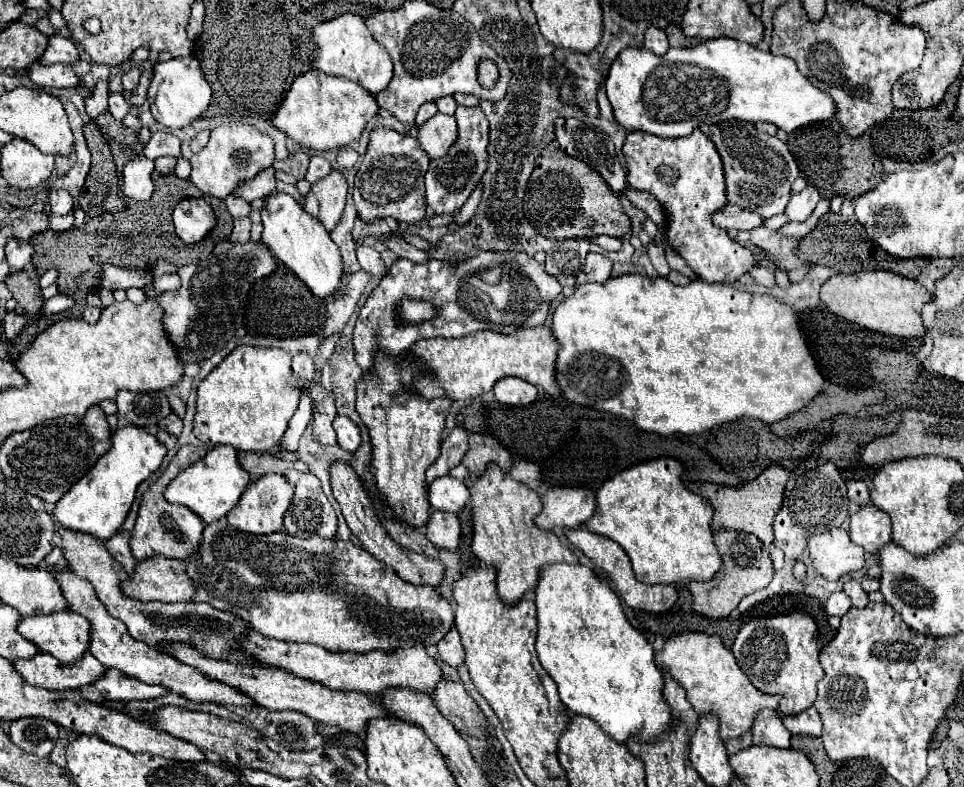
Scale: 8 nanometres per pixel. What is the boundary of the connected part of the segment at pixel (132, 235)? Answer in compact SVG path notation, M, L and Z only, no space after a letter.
M174 173L166 175L152 175L154 179L154 195L150 201L134 201L128 198L126 209L122 213L104 213L100 217L90 217L80 229L72 227L62 233L54 231L44 231L36 233L30 237L30 243L34 245L34 257L32 263L34 267L56 267L58 269L58 287L62 293L74 297L76 305L74 311L82 311L86 307L86 295L92 289L98 289L98 273L102 263L112 263L118 267L130 267L130 269L140 269L140 271L150 271L152 265L158 259L170 259L176 267L200 261L210 255L214 249L216 239L226 237L232 231L232 217L226 211L224 203L220 199L210 199L212 207L218 207L218 231L210 233L202 243L196 245L186 245L182 243L176 233L172 214L176 203L180 199L188 197L200 197L198 187L194 187L188 179L180 179Z

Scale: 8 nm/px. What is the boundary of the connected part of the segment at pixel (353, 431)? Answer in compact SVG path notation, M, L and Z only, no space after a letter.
M338 415L334 419L334 429L338 435L338 445L346 451L356 451L360 447L360 429L356 427L356 423L344 415Z

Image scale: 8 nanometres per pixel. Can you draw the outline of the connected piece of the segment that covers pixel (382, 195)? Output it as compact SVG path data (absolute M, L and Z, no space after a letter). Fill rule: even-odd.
M378 127L370 133L370 145L364 155L364 161L356 173L354 183L354 203L358 217L364 221L394 217L400 223L420 223L426 217L424 203L424 173L428 169L428 155L416 143L416 137L400 135L392 129Z

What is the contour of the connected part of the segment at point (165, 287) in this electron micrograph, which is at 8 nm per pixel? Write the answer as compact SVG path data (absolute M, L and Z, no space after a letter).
M170 273L170 275L162 275L162 277L156 277L152 281L152 289L162 295L166 291L176 291L180 287L180 277L176 273Z

